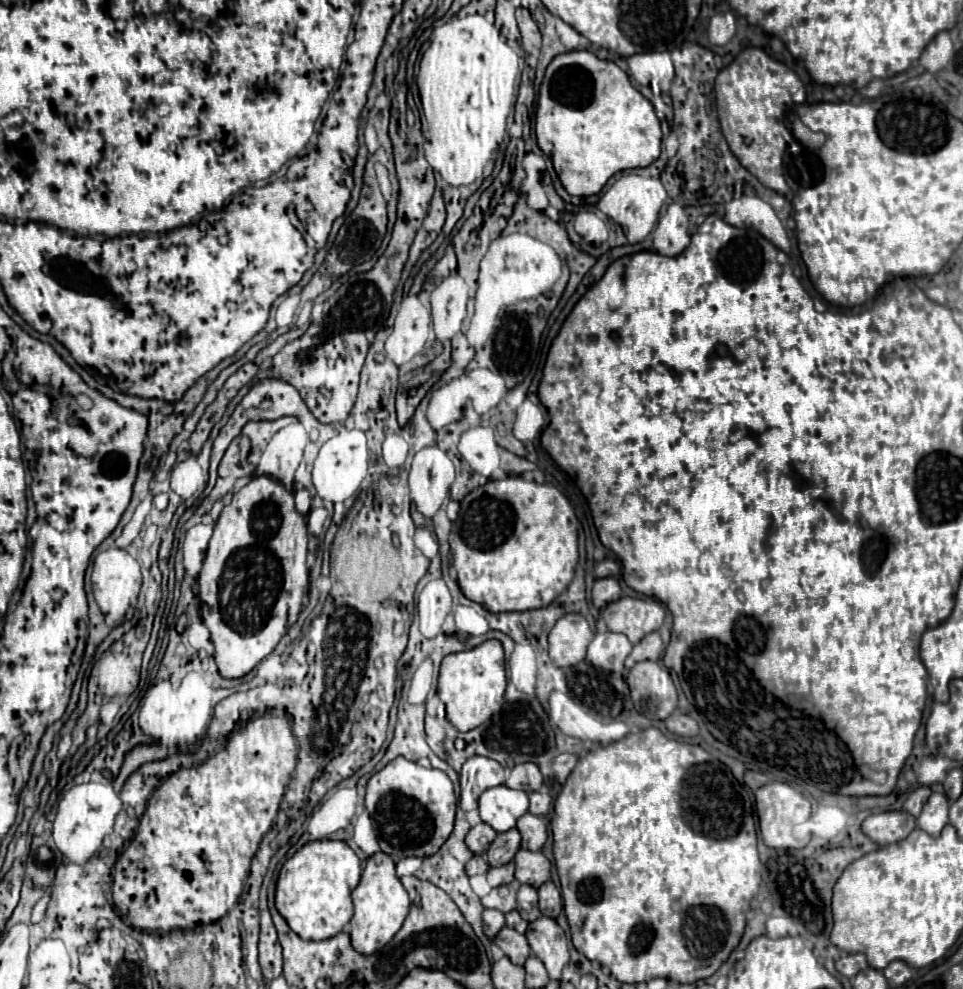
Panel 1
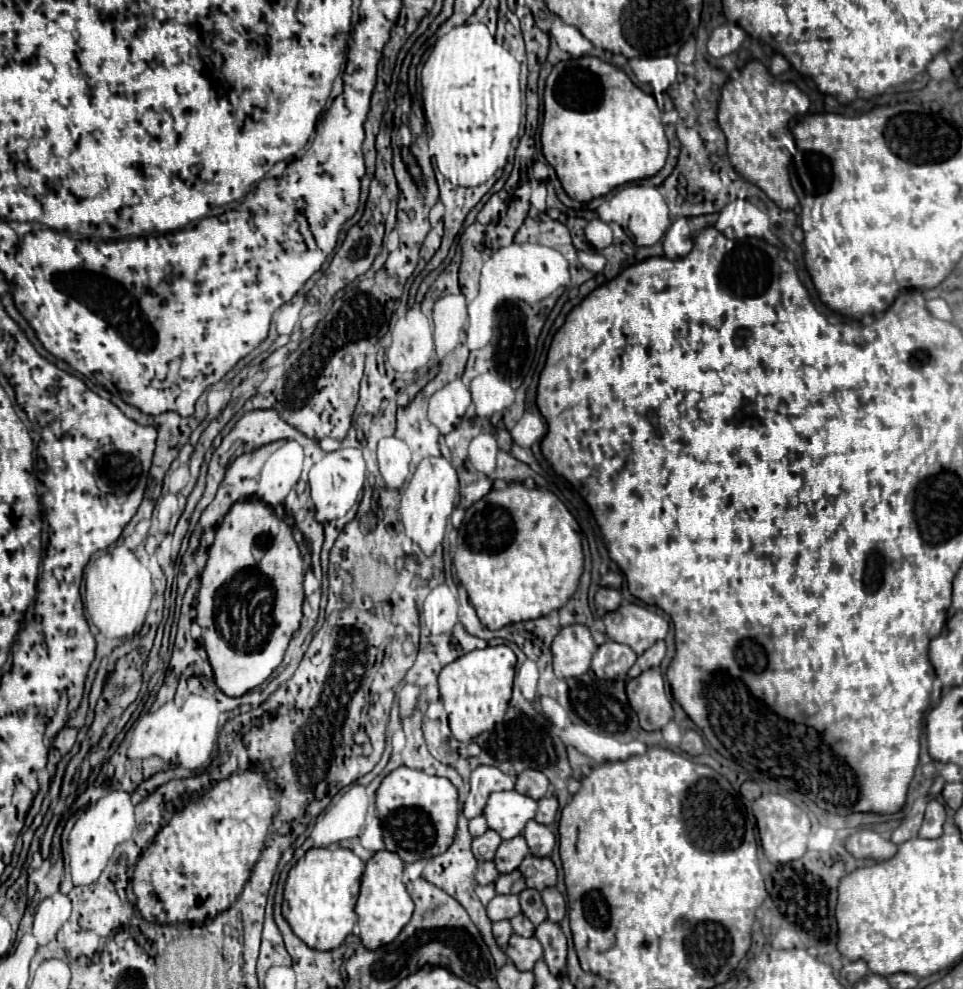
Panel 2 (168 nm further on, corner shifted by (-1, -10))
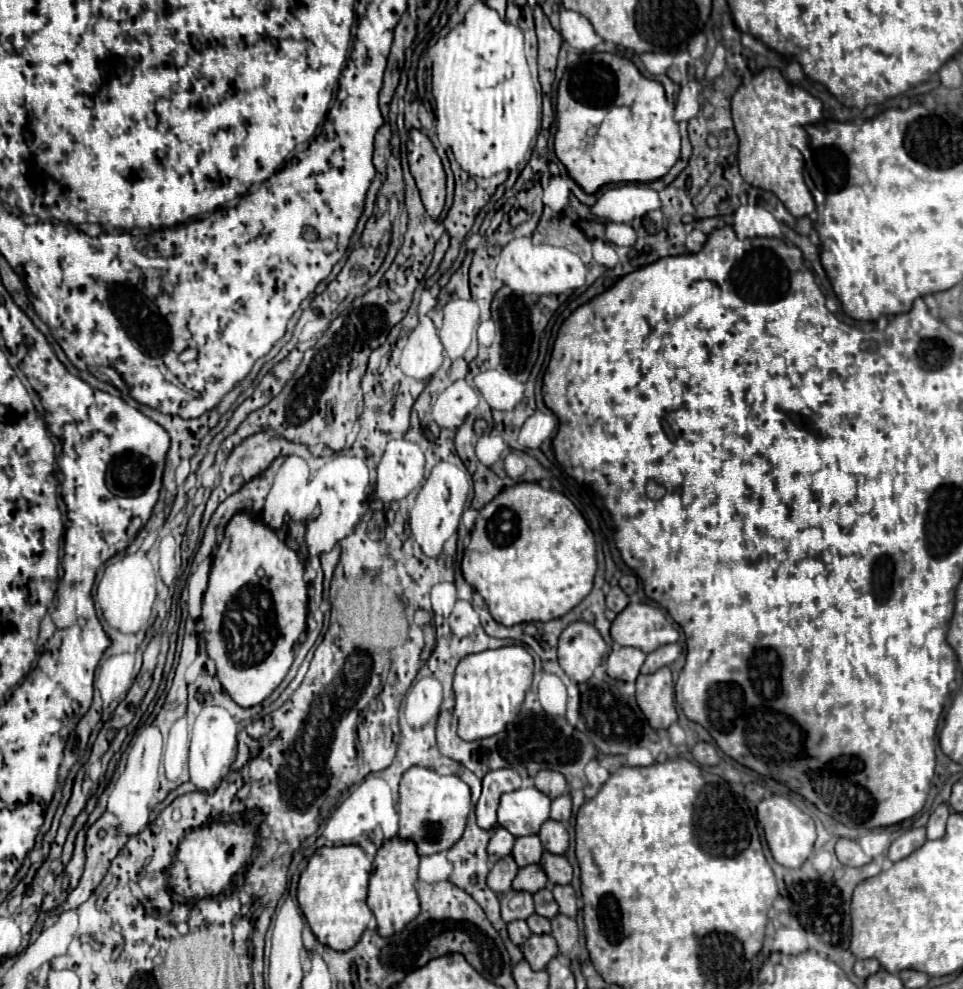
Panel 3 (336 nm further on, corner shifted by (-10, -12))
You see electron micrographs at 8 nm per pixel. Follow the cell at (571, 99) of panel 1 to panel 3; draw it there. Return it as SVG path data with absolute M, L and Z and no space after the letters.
M580 53L568 63L558 85L554 151L566 165L570 177L586 193L594 193L606 183L656 181L664 177L680 157L680 133L674 121L674 105L668 103L662 83L646 79L632 61L614 53Z

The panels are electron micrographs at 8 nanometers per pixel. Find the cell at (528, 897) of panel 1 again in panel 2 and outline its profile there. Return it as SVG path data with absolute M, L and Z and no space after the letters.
M525 889L523 893L519 893L519 903L521 903L521 911L523 915L537 927L547 919L547 911L545 905L541 901L541 893L535 889Z

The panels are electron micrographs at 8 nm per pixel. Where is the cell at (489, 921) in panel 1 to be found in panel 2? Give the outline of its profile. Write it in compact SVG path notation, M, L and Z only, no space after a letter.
M497 921L497 923L493 923L493 937L495 937L497 945L503 947L509 941L509 937L511 937L511 925L509 925L509 921Z

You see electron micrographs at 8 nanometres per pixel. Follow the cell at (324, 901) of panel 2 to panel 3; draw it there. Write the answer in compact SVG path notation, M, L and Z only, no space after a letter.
M358 845L320 847L312 855L308 867L300 875L298 903L320 943L336 951L348 951L360 941L372 919L372 911L366 905L370 871L372 861Z

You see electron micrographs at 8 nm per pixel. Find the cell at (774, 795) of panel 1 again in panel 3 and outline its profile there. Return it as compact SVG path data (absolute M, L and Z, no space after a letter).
M770 795L770 797L766 797L766 799L762 799L758 803L756 815L758 815L758 821L760 821L762 829L764 829L766 843L770 847L770 853L772 853L776 863L796 869L812 855L814 841L816 841L814 821L812 821L810 815L800 811L790 799L782 797L782 795Z

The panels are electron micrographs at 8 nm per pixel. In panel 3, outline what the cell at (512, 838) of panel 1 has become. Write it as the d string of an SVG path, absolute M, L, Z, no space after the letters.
M526 835L518 837L512 849L512 855L520 867L526 867L530 863L540 863L542 857L542 843L538 835Z

